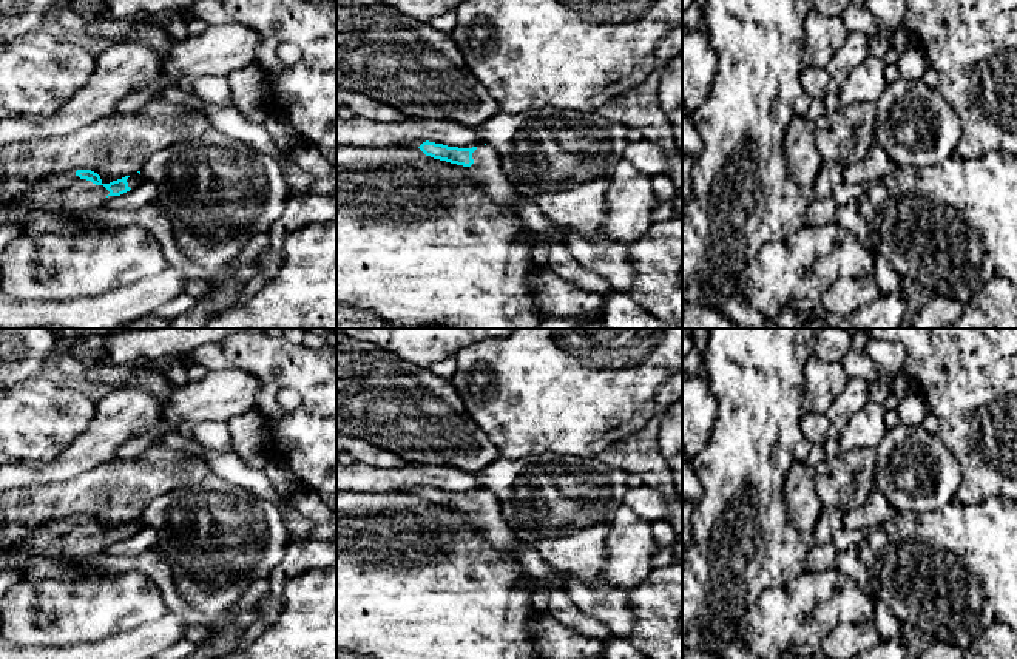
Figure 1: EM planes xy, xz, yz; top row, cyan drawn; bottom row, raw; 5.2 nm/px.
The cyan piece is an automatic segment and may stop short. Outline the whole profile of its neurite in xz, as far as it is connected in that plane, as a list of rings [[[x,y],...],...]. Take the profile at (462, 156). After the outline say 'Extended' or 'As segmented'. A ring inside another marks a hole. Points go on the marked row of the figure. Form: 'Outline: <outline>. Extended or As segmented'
Outline: [[[412,140],[411,148],[420,148],[426,156],[468,167],[489,196],[500,205],[517,211],[522,194],[512,187],[503,173],[497,151],[485,144],[472,148],[448,147],[435,142]]]. Extended

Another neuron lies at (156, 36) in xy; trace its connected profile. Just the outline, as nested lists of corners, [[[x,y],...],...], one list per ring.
[[[144,22],[134,25],[133,29],[123,37],[123,42],[139,42],[144,46],[150,46],[160,56],[160,60],[167,60],[171,56],[171,49],[176,45],[168,29],[154,22]]]

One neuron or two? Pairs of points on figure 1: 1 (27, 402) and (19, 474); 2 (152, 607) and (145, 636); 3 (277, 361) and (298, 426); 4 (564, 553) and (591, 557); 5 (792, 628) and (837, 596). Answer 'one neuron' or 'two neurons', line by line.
1: two neurons
2: two neurons
3: one neuron
4: one neuron
5: one neuron

